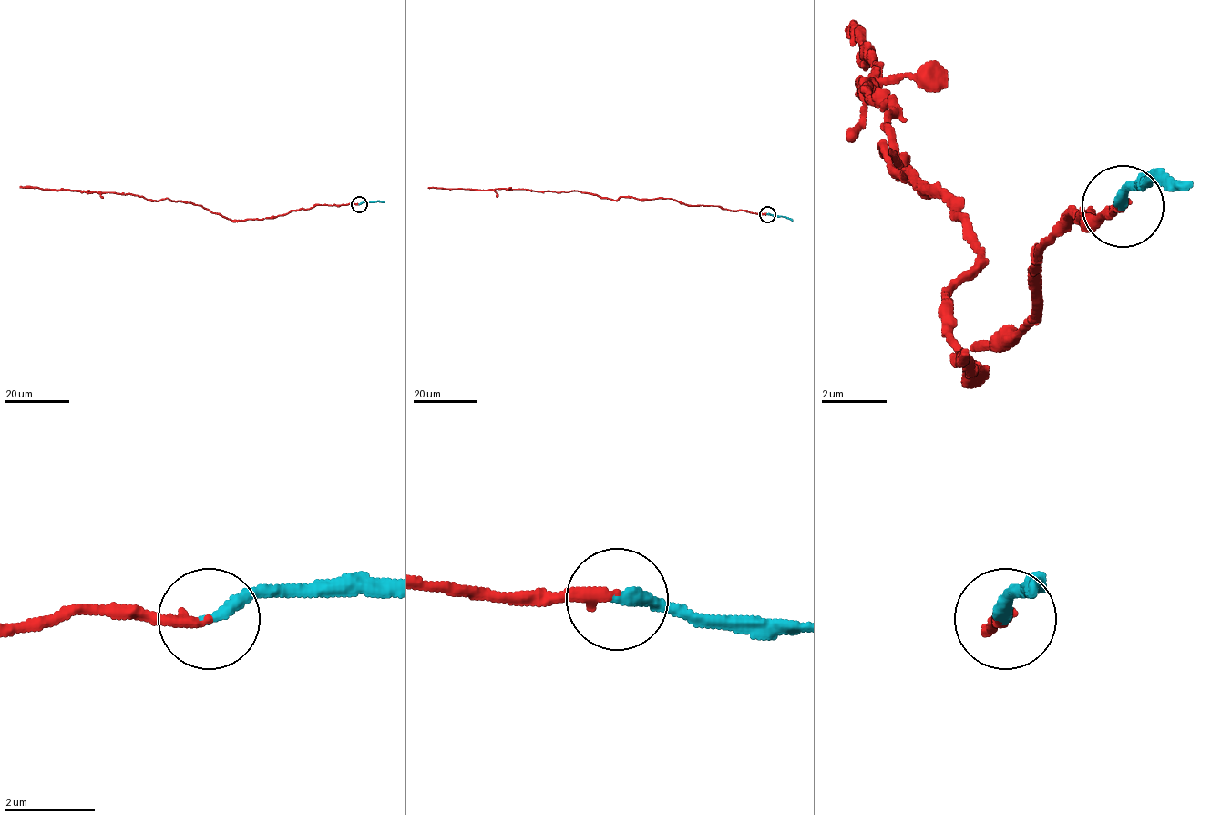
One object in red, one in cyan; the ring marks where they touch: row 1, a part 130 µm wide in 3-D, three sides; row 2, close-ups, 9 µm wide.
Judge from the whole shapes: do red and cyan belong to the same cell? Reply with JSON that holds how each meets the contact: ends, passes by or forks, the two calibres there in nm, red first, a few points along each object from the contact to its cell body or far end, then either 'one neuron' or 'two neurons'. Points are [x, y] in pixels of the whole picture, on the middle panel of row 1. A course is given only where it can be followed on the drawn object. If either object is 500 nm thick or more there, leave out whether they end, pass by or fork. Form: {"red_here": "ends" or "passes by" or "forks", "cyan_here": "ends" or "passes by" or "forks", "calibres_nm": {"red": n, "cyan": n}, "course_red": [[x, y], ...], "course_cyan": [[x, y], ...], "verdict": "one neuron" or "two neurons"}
{"red_here": "ends", "cyan_here": "ends", "calibres_nm": {"red": 260, "cyan": 280}, "course_red": [[767, 213], [723, 210], [716, 205], [686, 205], [670, 198], [611, 200], [576, 190], [427, 188]], "course_cyan": [[767, 214], [786, 217], [792, 221]], "verdict": "one neuron"}

